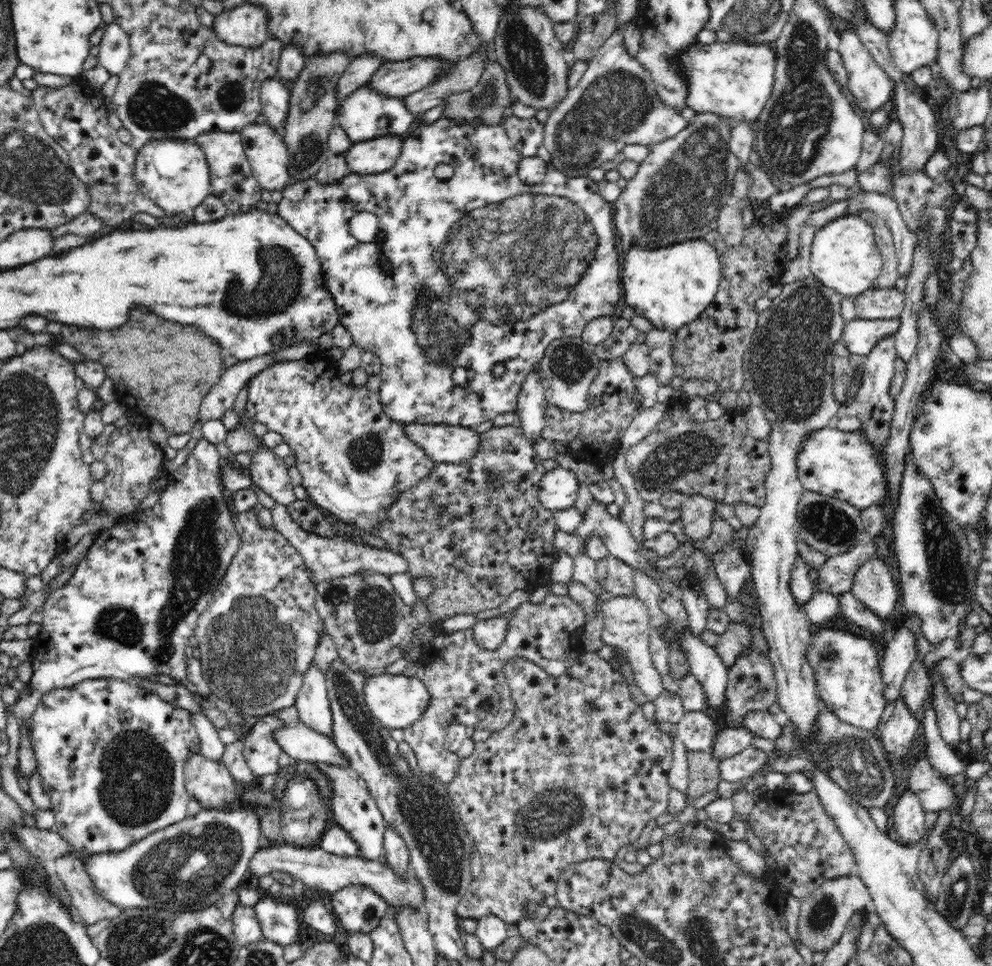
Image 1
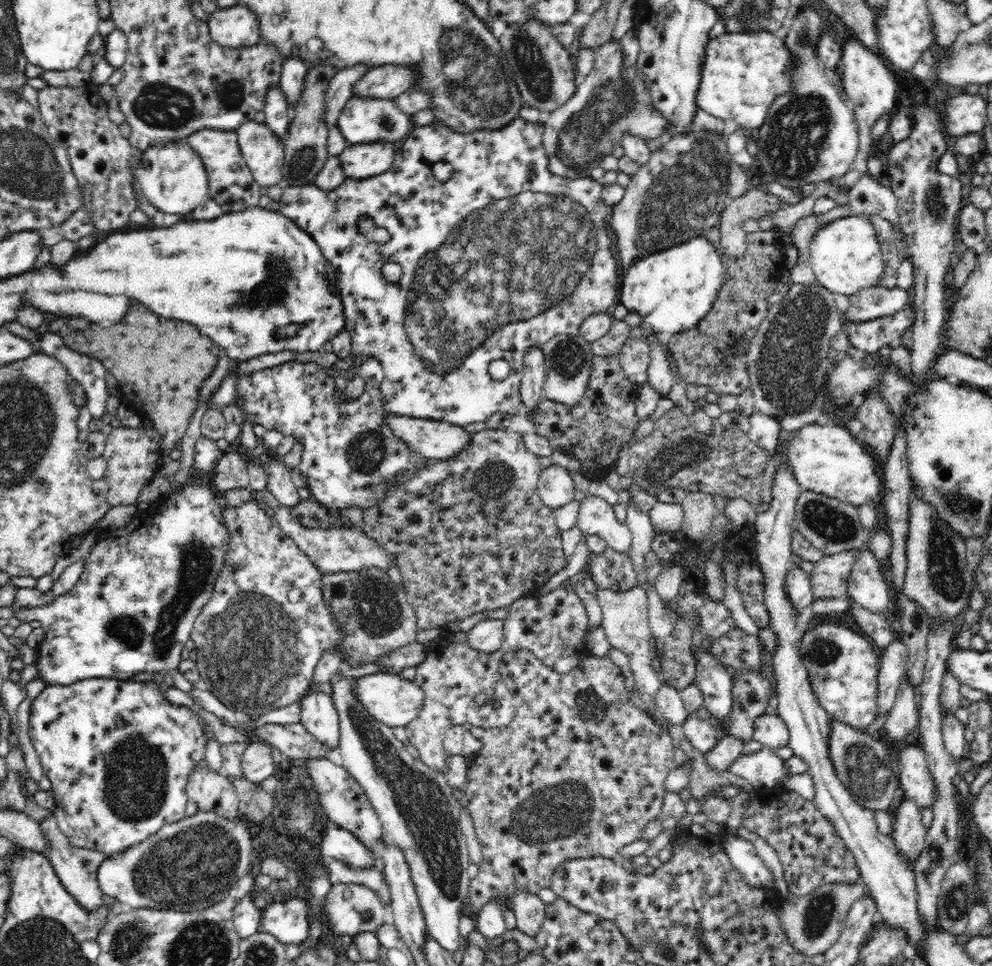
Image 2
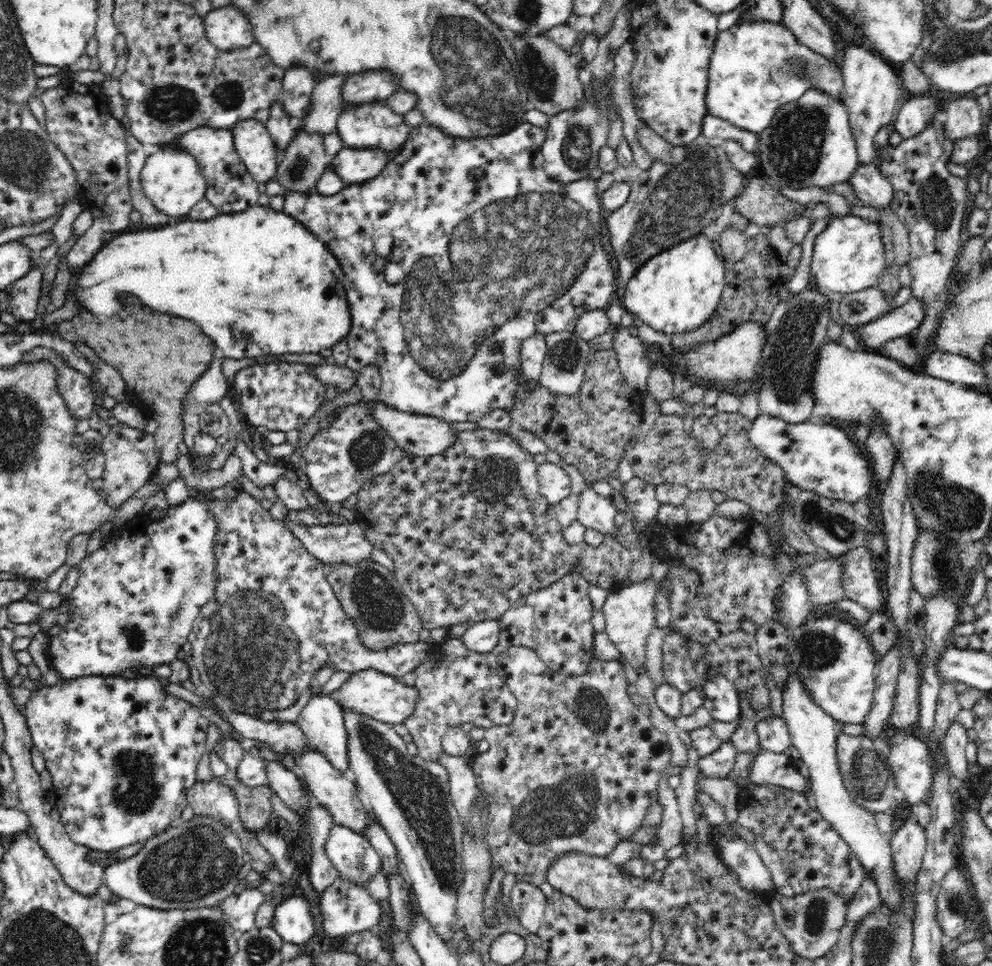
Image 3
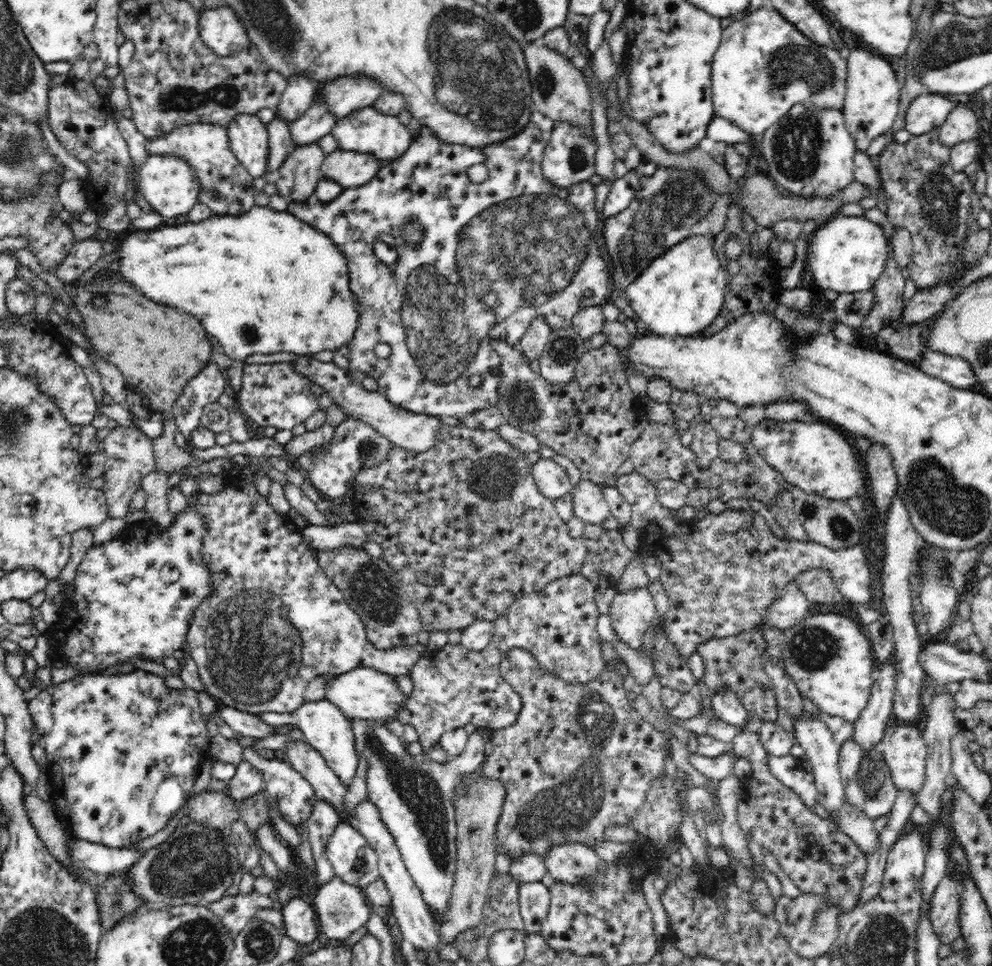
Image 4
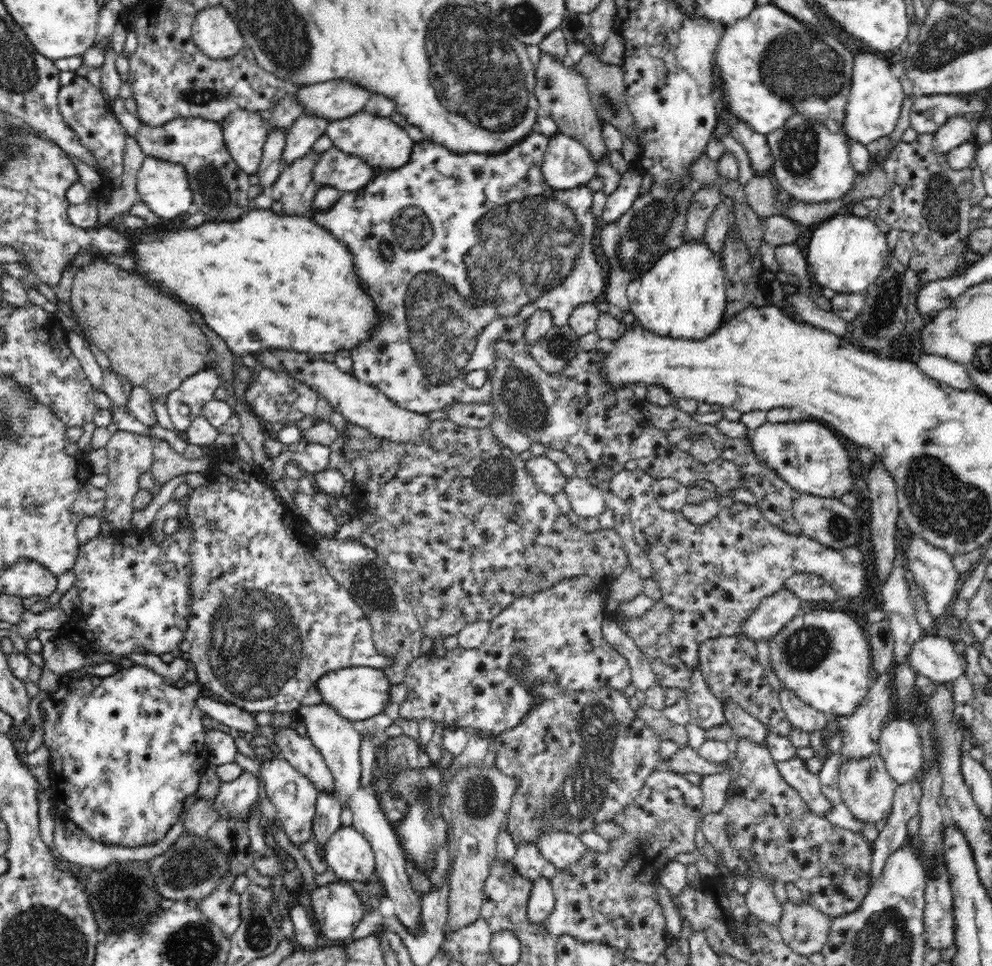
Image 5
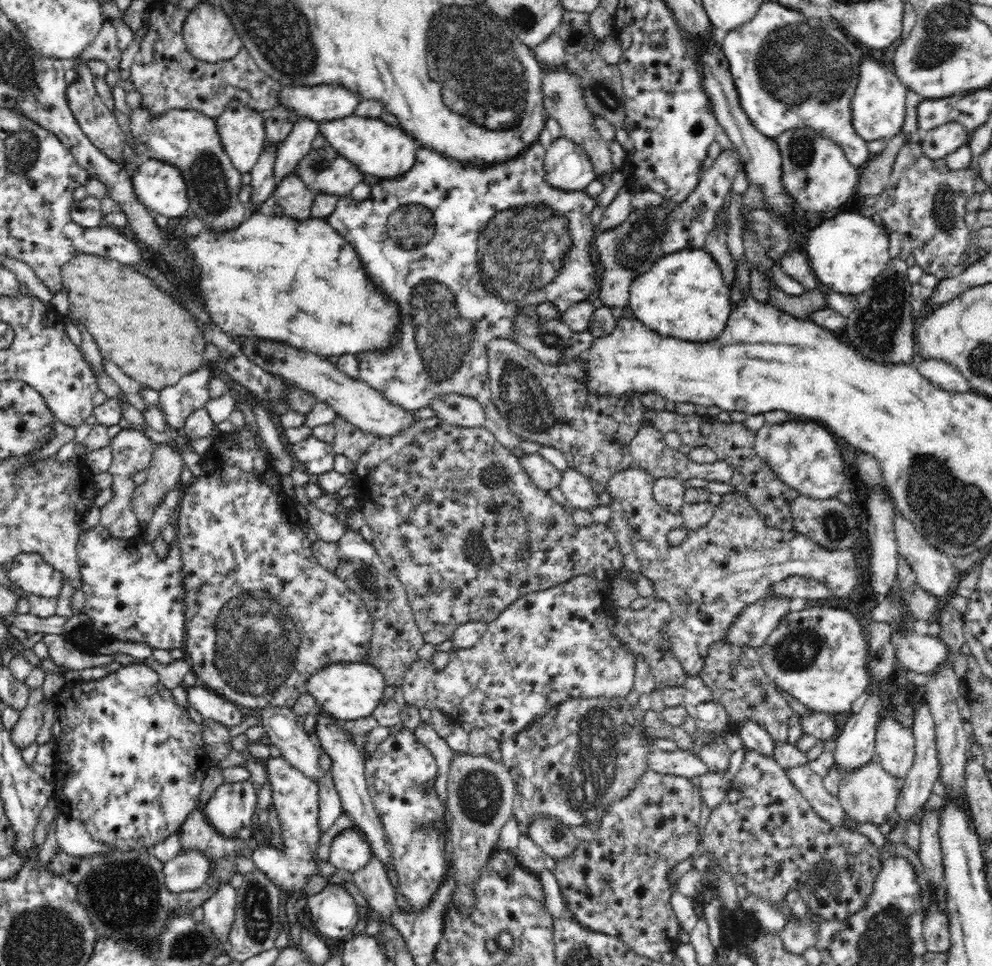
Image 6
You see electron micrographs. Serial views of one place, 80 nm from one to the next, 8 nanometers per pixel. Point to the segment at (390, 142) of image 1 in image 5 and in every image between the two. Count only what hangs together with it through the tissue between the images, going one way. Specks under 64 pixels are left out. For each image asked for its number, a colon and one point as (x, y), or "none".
2: (358, 161)
3: (353, 165)
4: (349, 169)
5: (348, 173)

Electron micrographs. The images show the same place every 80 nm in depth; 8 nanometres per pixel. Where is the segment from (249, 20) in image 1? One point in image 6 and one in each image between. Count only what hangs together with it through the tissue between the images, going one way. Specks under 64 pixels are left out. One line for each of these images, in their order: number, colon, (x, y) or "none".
2: (236, 26)
3: (228, 28)
4: (220, 28)
5: (215, 32)
6: (210, 35)

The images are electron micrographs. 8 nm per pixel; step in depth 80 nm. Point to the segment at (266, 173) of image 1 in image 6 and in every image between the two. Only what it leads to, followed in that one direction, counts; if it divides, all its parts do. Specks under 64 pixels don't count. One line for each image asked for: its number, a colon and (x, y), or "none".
2: (263, 151)
3: (254, 144)
4: (249, 139)
5: (245, 133)
6: (242, 132)

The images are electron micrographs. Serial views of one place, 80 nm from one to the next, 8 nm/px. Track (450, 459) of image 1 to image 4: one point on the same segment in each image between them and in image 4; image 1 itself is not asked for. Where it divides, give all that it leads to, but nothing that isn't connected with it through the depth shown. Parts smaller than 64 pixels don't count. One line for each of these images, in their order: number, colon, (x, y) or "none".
2: (432, 439)
3: (422, 435)
4: (414, 432)

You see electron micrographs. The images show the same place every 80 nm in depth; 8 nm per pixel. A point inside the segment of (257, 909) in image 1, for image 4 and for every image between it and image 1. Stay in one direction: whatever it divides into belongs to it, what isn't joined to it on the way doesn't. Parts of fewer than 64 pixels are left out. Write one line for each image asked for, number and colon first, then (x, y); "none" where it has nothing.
2: (288, 923)
3: (292, 920)
4: (299, 923)

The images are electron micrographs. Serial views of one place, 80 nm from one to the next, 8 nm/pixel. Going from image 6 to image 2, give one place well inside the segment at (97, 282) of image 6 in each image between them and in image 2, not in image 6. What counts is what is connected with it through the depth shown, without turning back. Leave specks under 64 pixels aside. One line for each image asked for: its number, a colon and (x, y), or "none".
2: (160, 365)
3: (160, 357)
4: (157, 350)
5: (151, 341)

